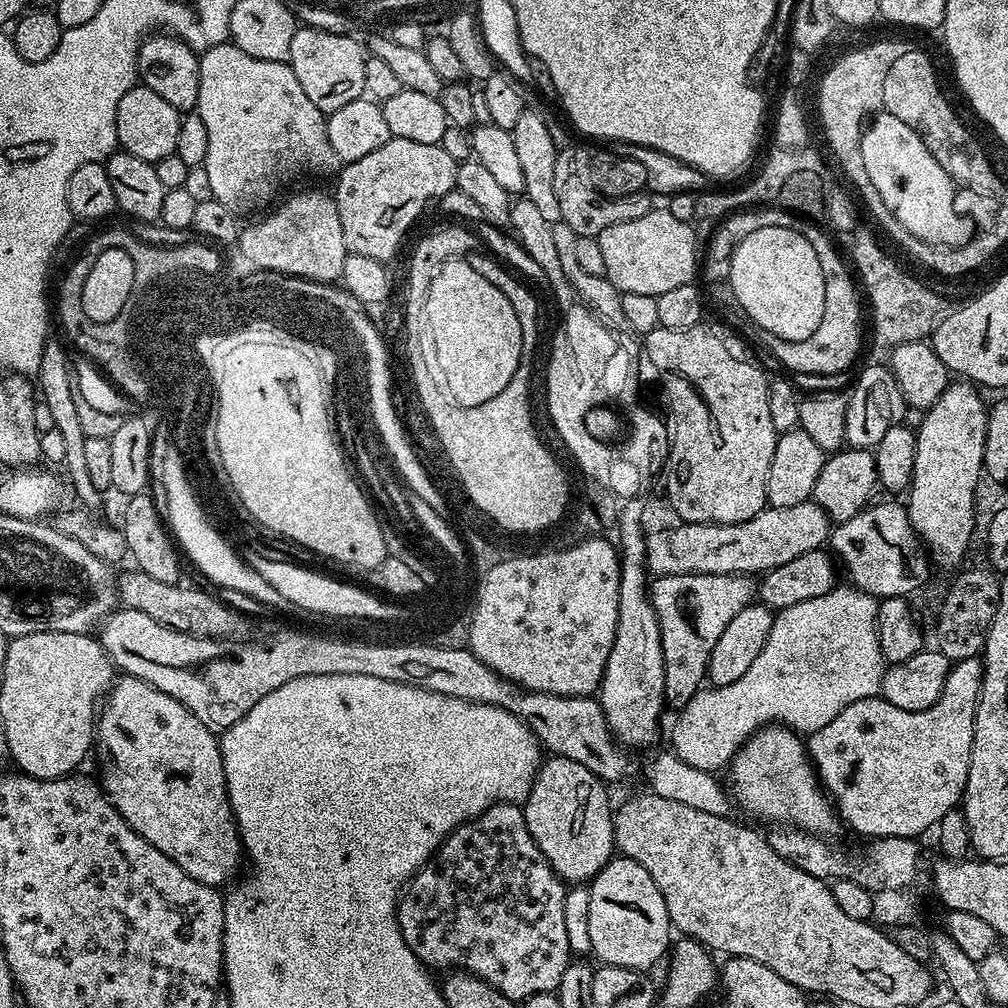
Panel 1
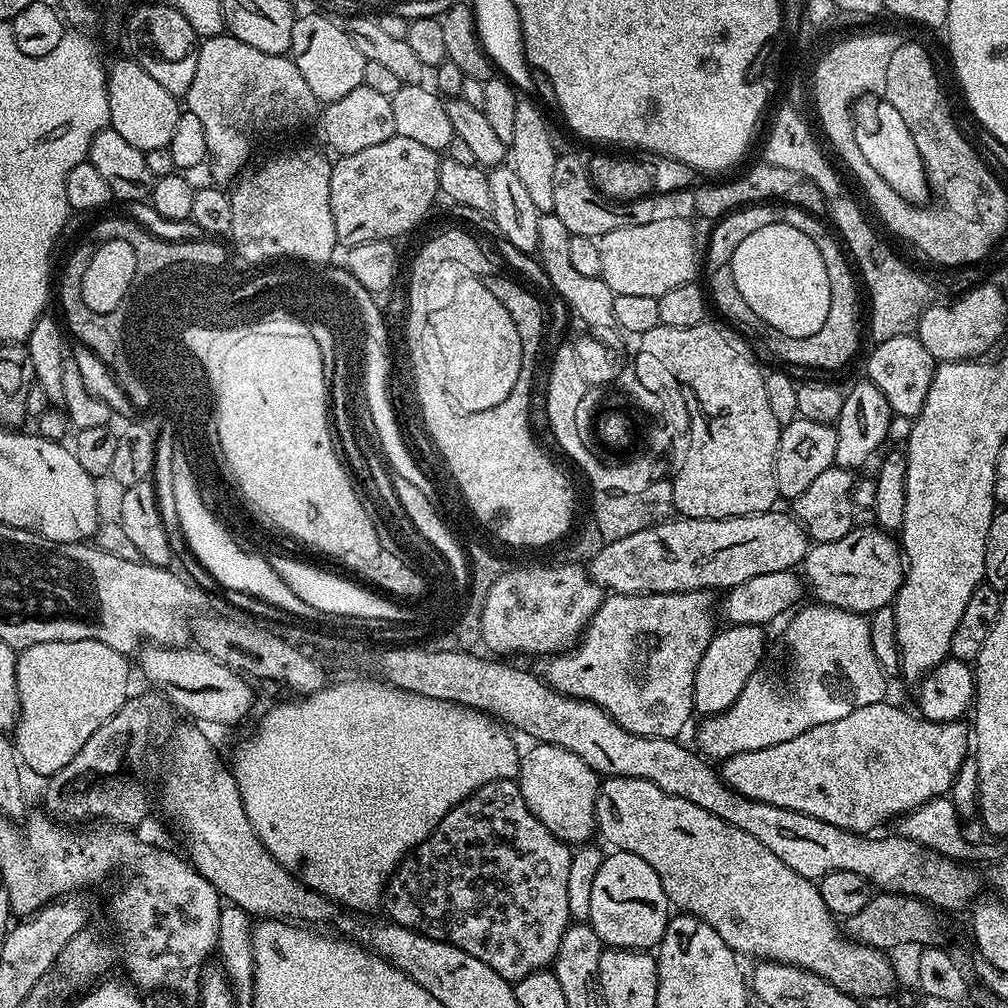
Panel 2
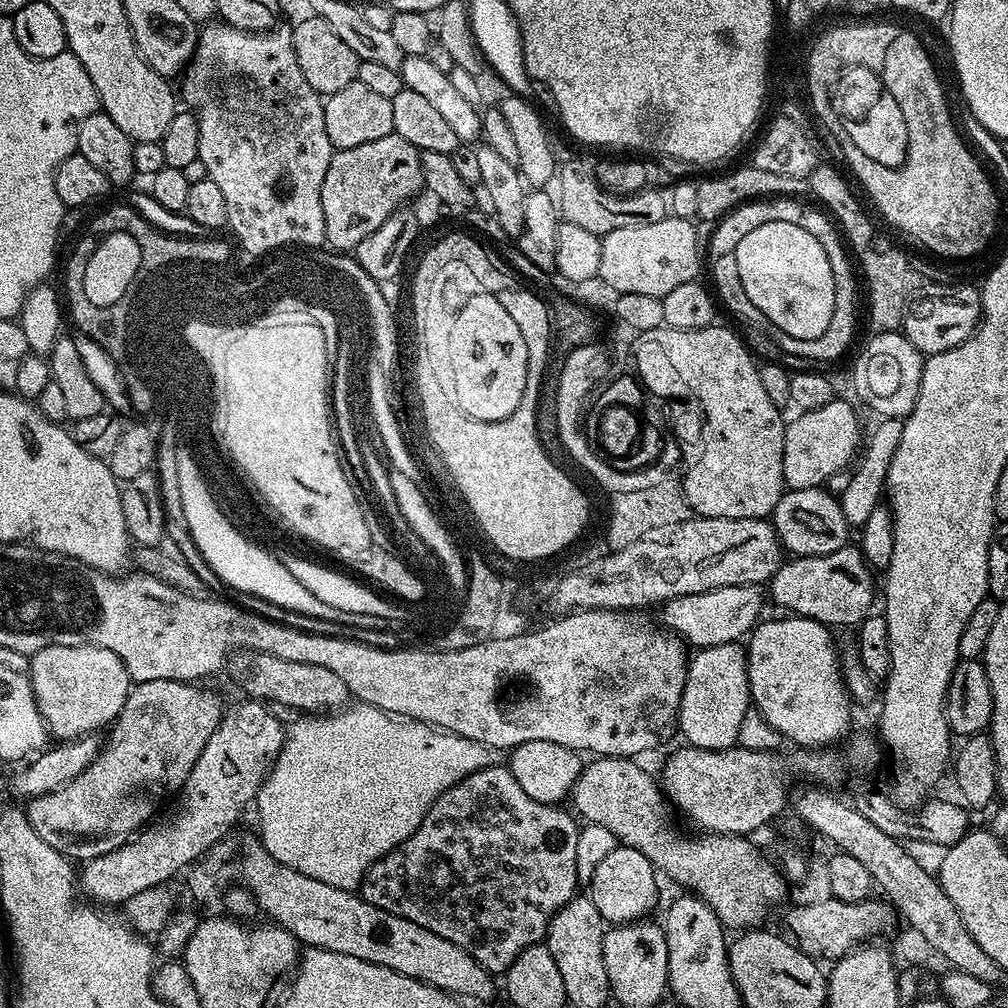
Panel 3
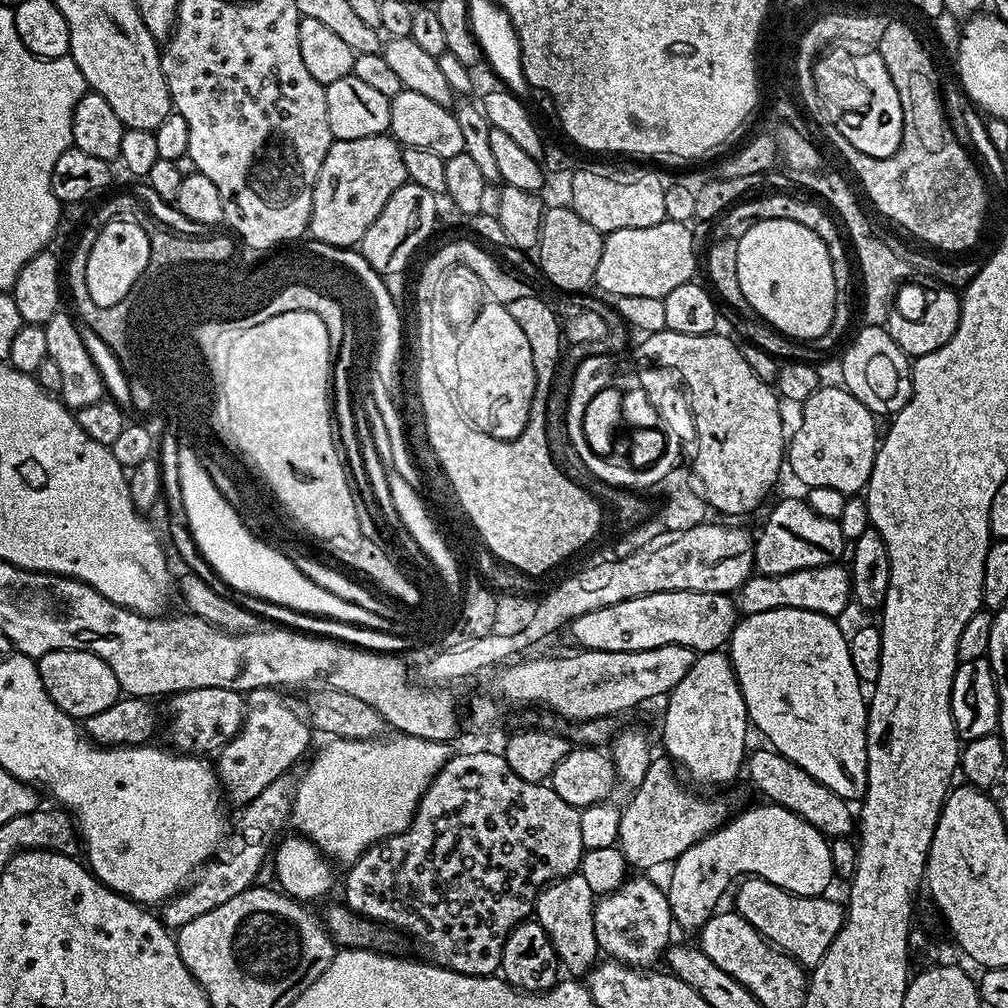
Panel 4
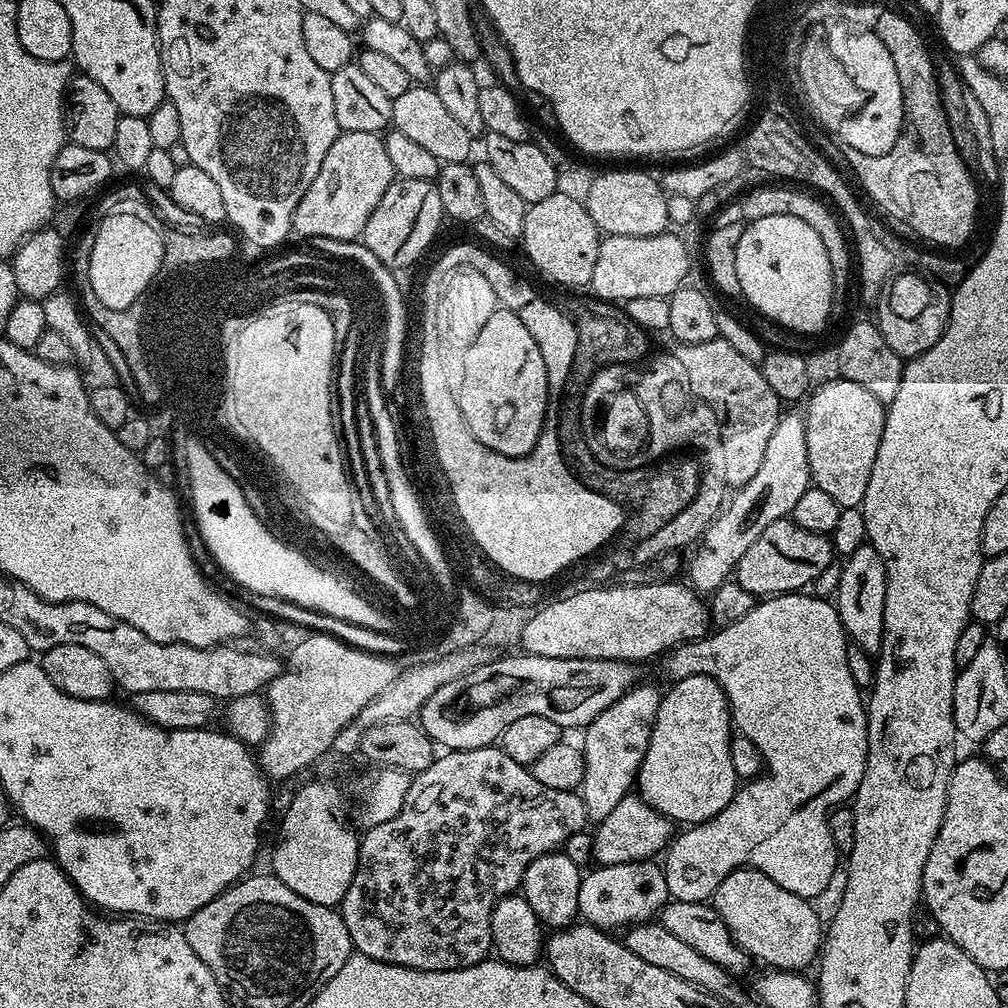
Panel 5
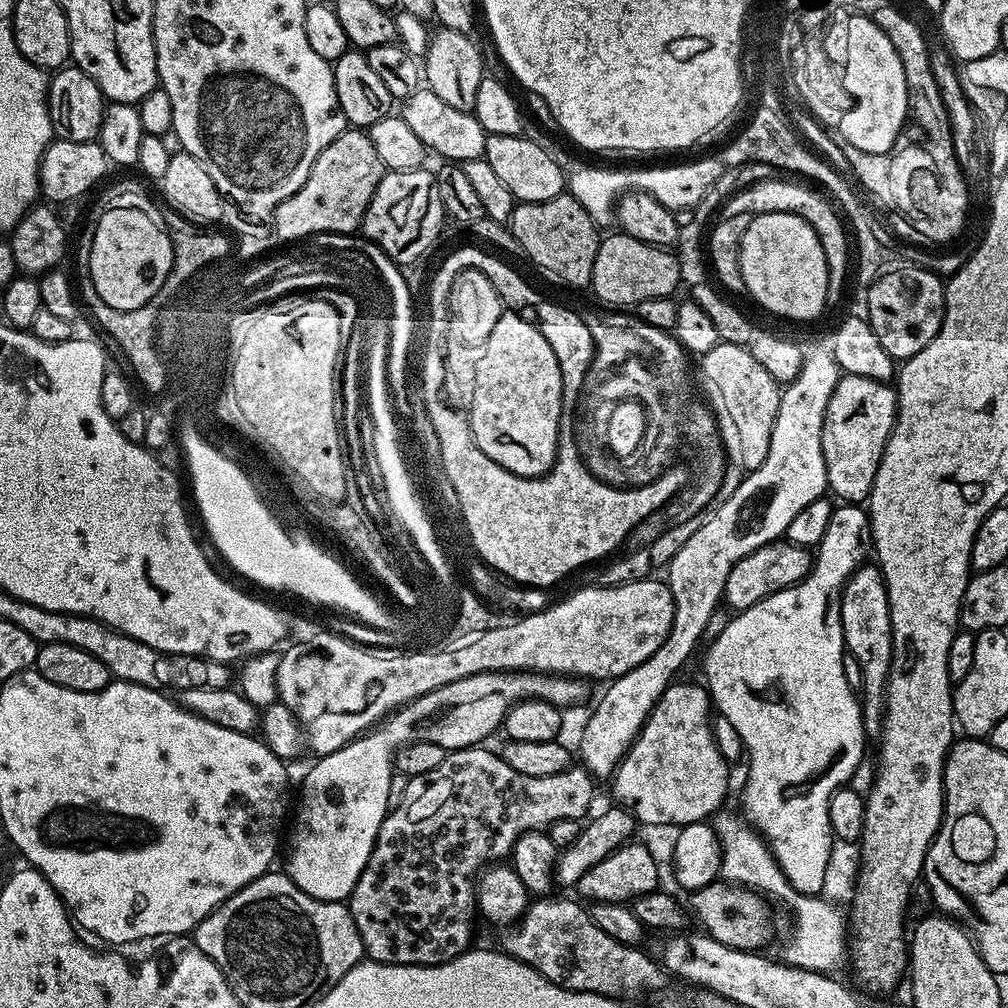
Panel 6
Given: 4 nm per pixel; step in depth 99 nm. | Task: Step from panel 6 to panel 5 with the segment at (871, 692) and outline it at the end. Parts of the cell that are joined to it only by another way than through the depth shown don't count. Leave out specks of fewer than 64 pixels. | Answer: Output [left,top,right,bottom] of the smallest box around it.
[834,542,886,654]

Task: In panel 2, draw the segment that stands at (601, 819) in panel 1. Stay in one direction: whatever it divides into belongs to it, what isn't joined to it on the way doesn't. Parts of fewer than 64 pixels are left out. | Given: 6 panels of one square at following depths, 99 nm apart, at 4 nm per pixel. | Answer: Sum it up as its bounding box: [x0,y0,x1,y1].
[518,742,601,846]

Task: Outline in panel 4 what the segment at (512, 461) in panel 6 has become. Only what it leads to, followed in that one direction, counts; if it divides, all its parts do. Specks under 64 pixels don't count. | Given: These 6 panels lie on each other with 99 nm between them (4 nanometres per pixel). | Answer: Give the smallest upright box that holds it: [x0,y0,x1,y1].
[460,302,534,440]

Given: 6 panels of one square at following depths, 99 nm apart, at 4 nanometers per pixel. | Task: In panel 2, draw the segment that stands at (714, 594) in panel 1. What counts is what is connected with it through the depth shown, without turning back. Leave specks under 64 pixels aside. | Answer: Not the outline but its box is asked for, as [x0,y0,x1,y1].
[542,591,718,739]

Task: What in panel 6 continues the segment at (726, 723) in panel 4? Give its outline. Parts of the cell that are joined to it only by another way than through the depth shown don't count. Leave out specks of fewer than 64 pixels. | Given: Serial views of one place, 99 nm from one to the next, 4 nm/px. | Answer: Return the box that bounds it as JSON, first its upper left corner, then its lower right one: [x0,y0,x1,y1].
[610,682,729,826]

